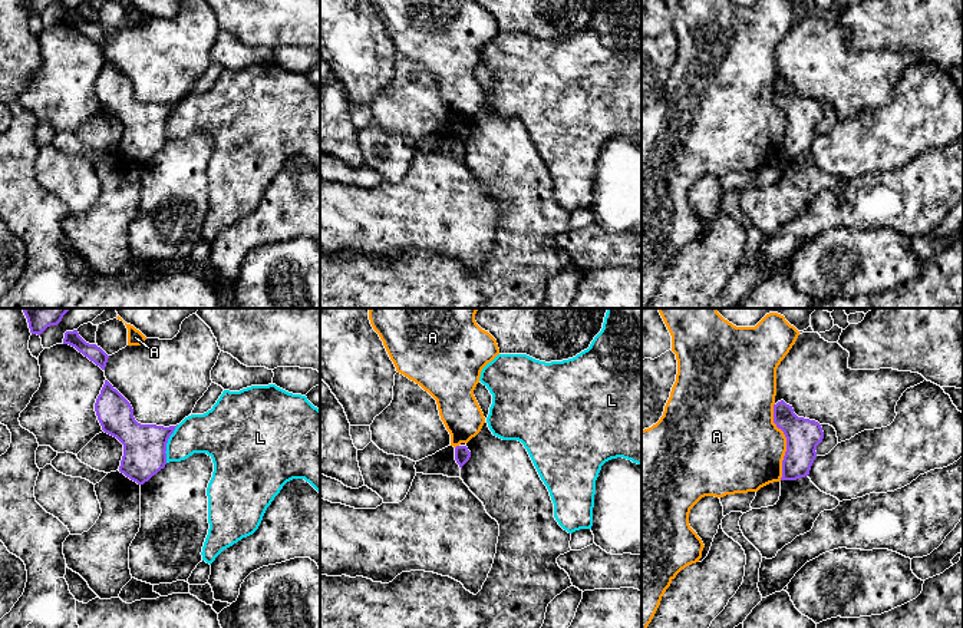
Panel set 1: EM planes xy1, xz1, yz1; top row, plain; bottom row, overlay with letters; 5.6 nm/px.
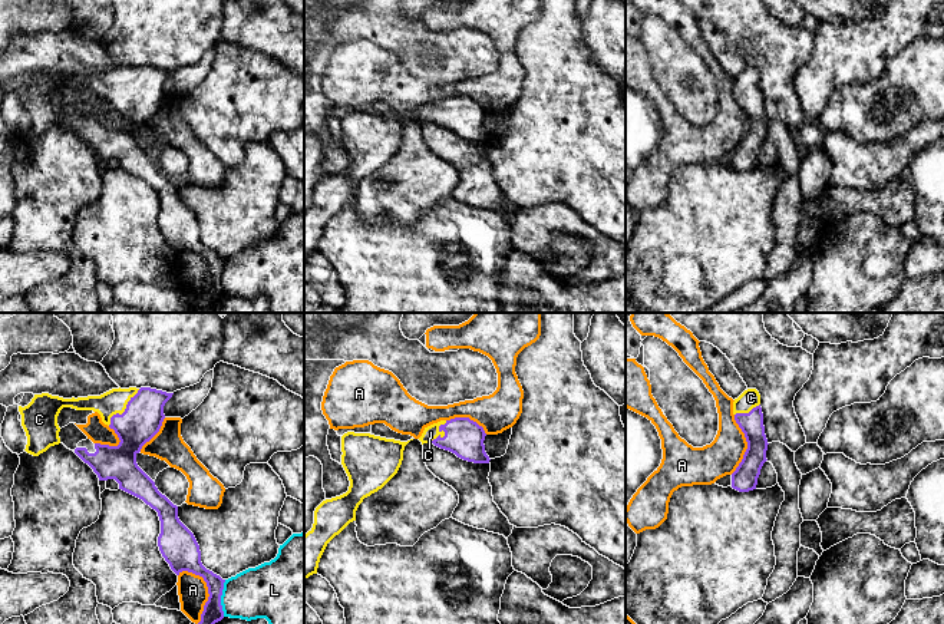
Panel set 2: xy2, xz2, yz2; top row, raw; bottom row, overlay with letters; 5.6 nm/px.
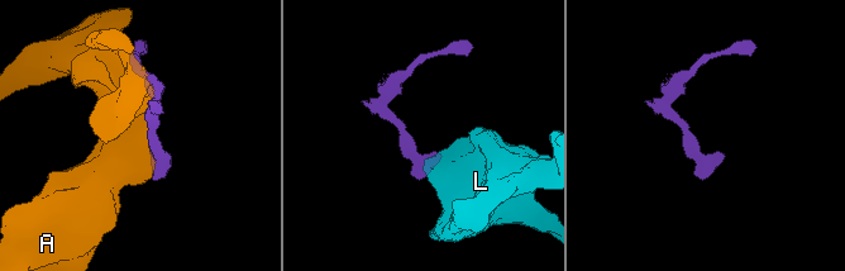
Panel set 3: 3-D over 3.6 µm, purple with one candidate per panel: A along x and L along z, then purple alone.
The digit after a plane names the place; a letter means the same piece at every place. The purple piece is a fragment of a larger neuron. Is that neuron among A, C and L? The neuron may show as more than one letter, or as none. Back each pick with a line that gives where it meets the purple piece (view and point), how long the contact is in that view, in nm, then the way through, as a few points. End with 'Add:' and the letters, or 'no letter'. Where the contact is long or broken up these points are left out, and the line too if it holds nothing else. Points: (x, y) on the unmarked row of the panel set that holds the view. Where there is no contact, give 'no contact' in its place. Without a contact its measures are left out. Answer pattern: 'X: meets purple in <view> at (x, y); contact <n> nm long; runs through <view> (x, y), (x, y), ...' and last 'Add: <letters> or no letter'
C: meets purple in xy2 at (125, 89); contact 280 nm long; runs through xy2 (144, 93), (125, 89), (115, 79)
Add: C

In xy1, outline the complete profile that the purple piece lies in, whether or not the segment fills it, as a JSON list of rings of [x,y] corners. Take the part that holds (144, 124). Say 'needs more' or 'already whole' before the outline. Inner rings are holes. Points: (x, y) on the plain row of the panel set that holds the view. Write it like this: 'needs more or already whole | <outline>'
already whole | [[[108,60],[95,82],[102,109],[123,123],[119,151],[144,163],[166,143],[166,122],[177,105],[141,103],[131,82]]]

